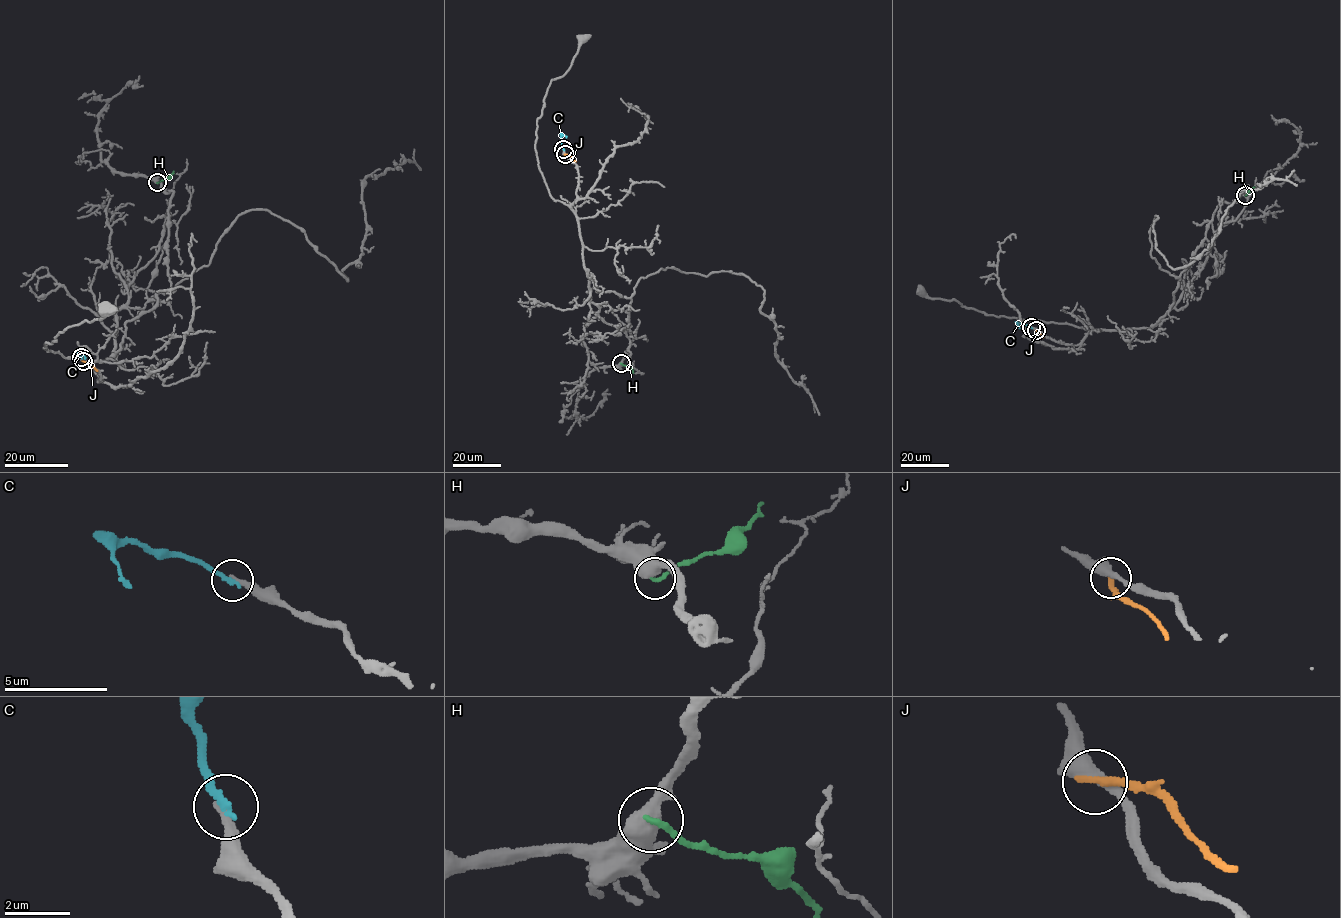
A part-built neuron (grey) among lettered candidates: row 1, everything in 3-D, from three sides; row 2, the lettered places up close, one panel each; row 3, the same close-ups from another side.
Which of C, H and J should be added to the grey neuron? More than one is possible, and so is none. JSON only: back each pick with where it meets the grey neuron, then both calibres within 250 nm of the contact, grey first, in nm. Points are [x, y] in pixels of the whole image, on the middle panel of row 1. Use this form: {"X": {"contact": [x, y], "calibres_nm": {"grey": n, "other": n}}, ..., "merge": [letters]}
{"merge": []}

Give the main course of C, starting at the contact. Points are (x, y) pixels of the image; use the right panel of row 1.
C: (1031, 327), (1018, 323), (1020, 328)

